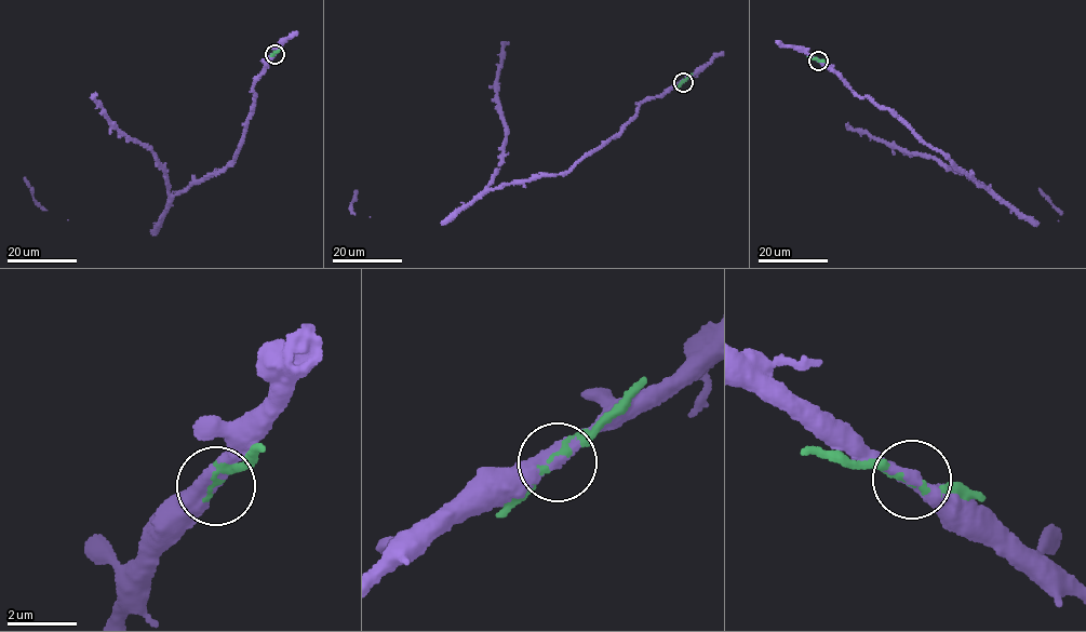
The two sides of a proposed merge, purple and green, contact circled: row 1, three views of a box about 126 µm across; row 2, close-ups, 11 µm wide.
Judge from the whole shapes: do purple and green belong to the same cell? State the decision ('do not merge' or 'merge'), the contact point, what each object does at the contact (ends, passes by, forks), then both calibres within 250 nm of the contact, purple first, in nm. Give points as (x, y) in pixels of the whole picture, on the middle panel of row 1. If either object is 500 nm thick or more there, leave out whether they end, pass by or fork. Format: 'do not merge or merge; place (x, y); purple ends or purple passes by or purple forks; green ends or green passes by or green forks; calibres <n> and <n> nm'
do not merge; place (683, 82); purple passes by; green passes by; calibres 420 and 160 nm

